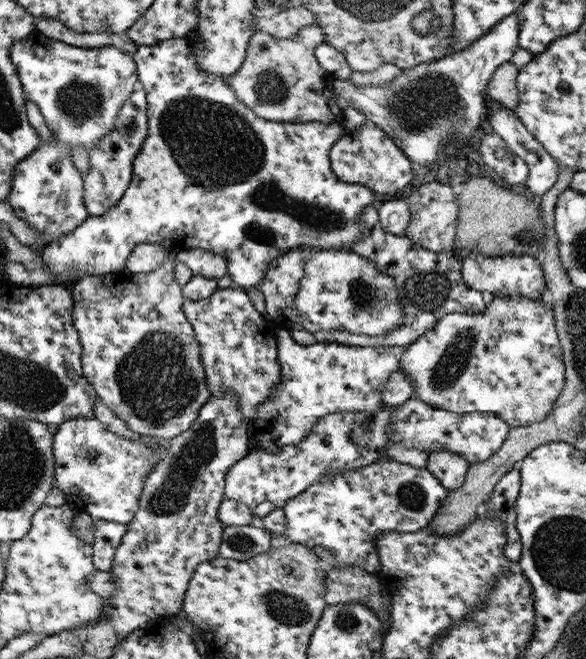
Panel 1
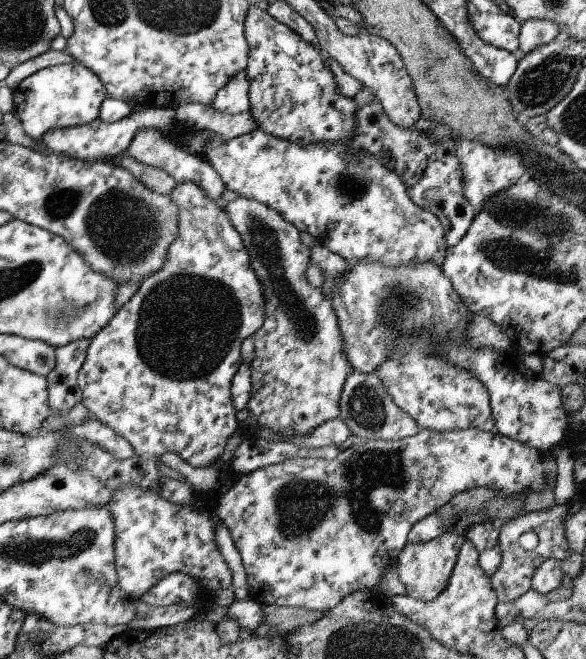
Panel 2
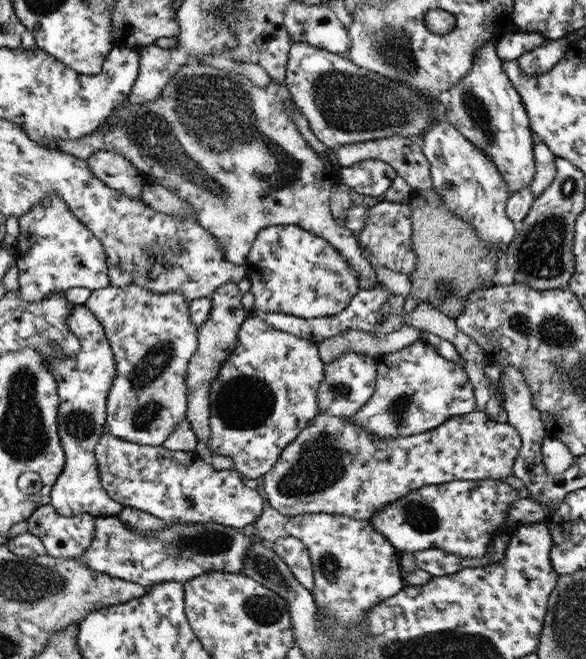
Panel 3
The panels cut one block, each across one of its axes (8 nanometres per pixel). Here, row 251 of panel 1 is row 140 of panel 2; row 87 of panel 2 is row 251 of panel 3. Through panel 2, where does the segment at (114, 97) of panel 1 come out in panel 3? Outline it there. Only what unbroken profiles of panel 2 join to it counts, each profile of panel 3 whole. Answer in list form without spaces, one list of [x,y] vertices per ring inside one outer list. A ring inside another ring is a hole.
[[[47,196],[25,215],[16,219],[19,229],[14,258],[21,300],[39,303],[52,293],[63,293],[69,288],[95,291],[109,283],[108,265],[100,241],[87,229],[59,198]]]

